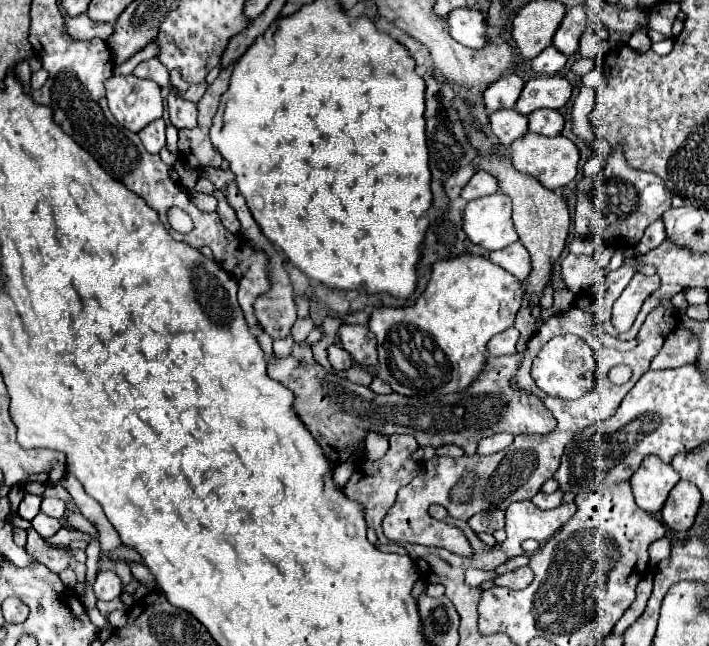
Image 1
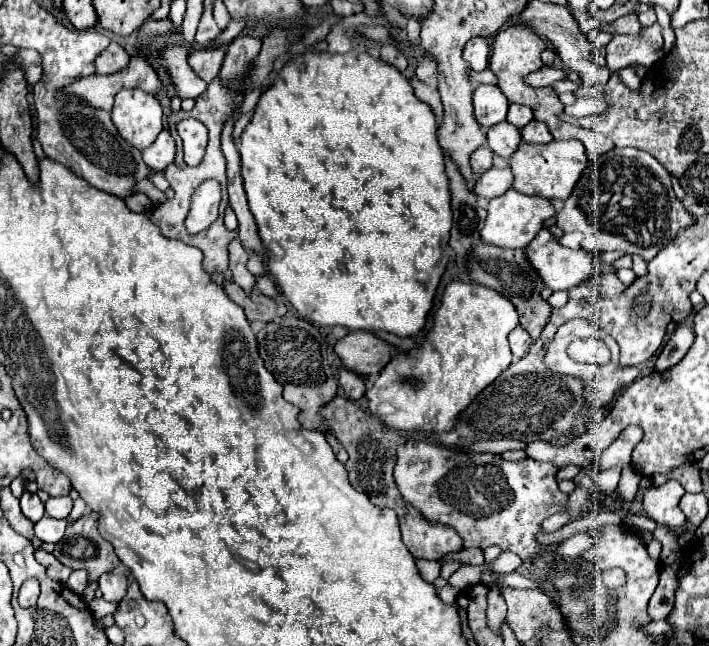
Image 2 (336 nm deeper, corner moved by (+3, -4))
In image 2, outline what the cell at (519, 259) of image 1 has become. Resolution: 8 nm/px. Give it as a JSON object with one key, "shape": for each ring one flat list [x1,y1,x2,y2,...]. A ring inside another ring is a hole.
{"shape":[[540,230,538,236,526,246,526,254,528,254,528,260,530,264,538,270,540,278,544,280,544,284,550,288,550,290,570,290,574,286,580,286,584,284,588,278,592,276,600,276,602,272,616,272,616,268,612,264,606,264,602,262,600,258,600,252,588,252,584,248,580,250,570,250,566,246,562,246,552,234,550,230]]}

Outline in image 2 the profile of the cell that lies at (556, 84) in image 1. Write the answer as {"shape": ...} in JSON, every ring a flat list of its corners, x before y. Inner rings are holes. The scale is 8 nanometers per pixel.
{"shape":[[510,104,510,108,508,108,508,122,510,124,514,124,516,128,522,128,522,126,526,126,530,120,532,120,534,116,532,116,532,110,528,108,528,106,518,106,518,104]]}

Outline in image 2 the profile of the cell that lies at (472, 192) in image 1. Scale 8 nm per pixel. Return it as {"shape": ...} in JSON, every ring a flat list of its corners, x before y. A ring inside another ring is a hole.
{"shape":[[490,168,478,178,478,182,474,186,474,192,478,196,484,196,484,198,490,200,490,198,496,198,496,196,504,194,506,190,510,190,512,180,514,180,514,176,512,176,510,168,502,168,502,170,500,168]]}

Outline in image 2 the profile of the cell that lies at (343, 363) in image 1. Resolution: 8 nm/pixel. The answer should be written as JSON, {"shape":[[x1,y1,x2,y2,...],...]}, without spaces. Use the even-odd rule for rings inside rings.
{"shape":[[340,368,338,372,340,372,338,382,340,382,342,390,344,390,344,396,350,398,350,400,362,400,364,392,366,392,362,378,358,374,354,374,354,372,348,372,346,368]]}

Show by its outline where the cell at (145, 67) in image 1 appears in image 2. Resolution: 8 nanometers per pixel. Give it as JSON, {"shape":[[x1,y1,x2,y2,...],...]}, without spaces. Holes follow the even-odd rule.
{"shape":[[110,42,110,46,102,54,98,54,94,68,96,68,96,74,112,74,122,70,128,62,130,62,130,56,126,54,126,50,120,44]]}

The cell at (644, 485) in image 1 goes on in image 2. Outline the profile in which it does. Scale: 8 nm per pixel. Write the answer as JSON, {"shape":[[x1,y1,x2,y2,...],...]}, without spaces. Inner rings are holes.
{"shape":[[668,480,662,486,652,486,644,494,644,510,646,516,652,518,656,524,668,528,682,528,686,516,682,514,678,502,686,494,686,490,676,482]]}

